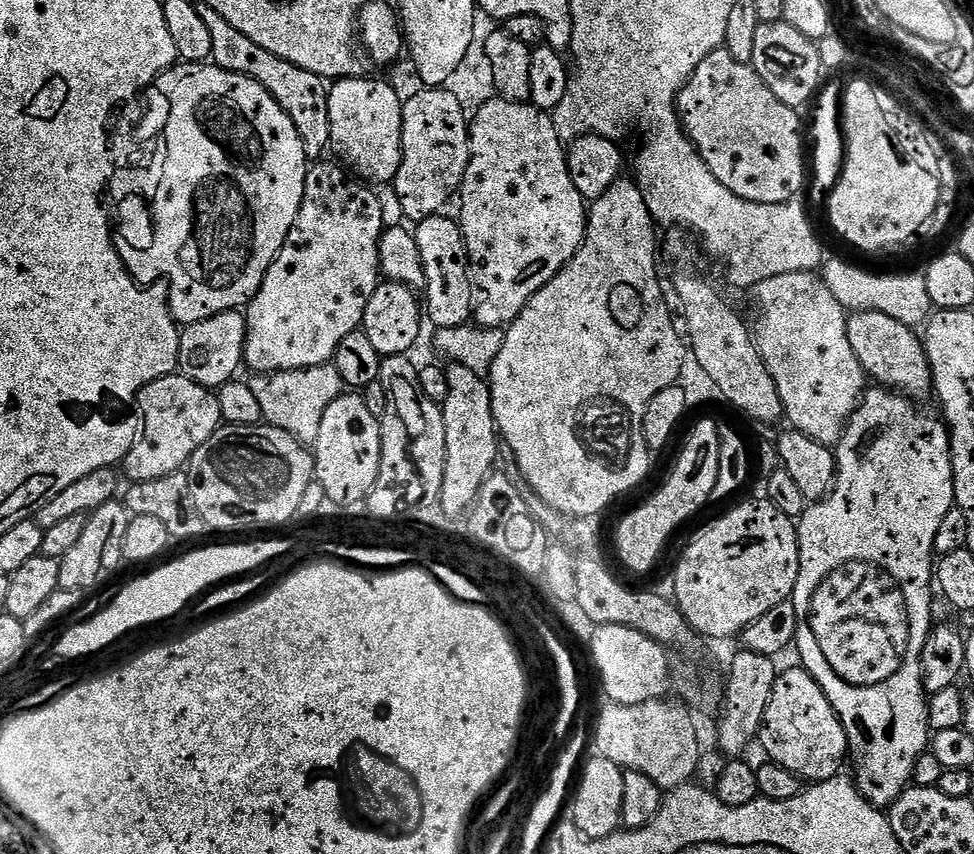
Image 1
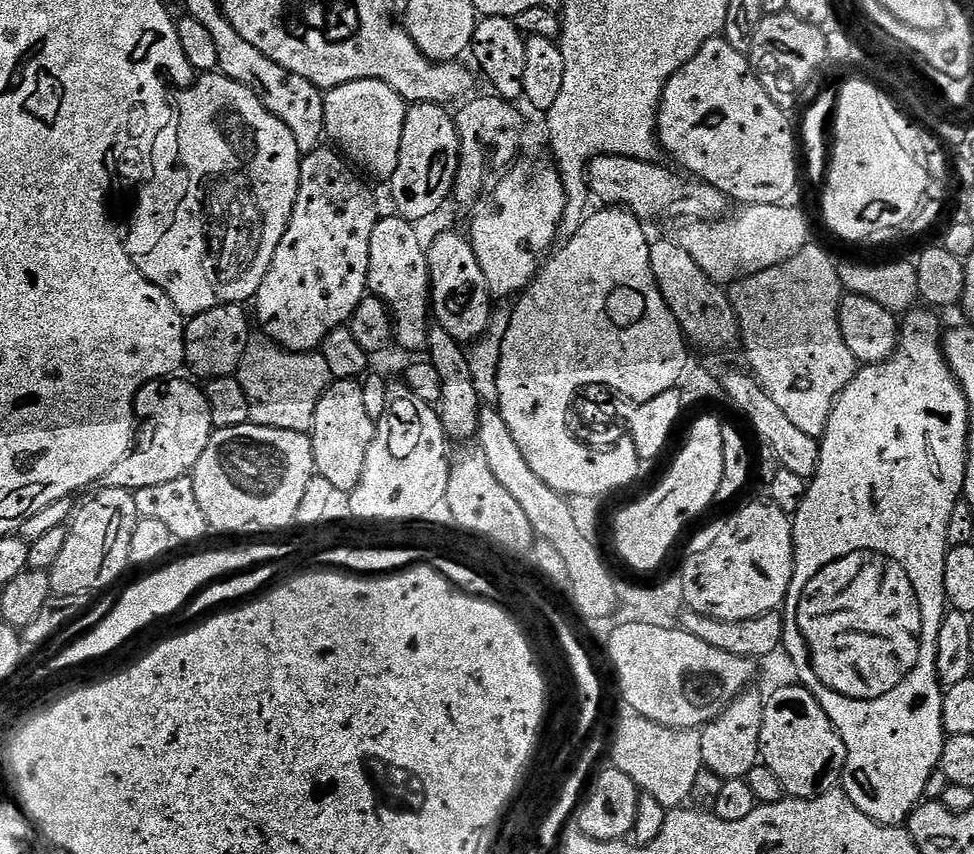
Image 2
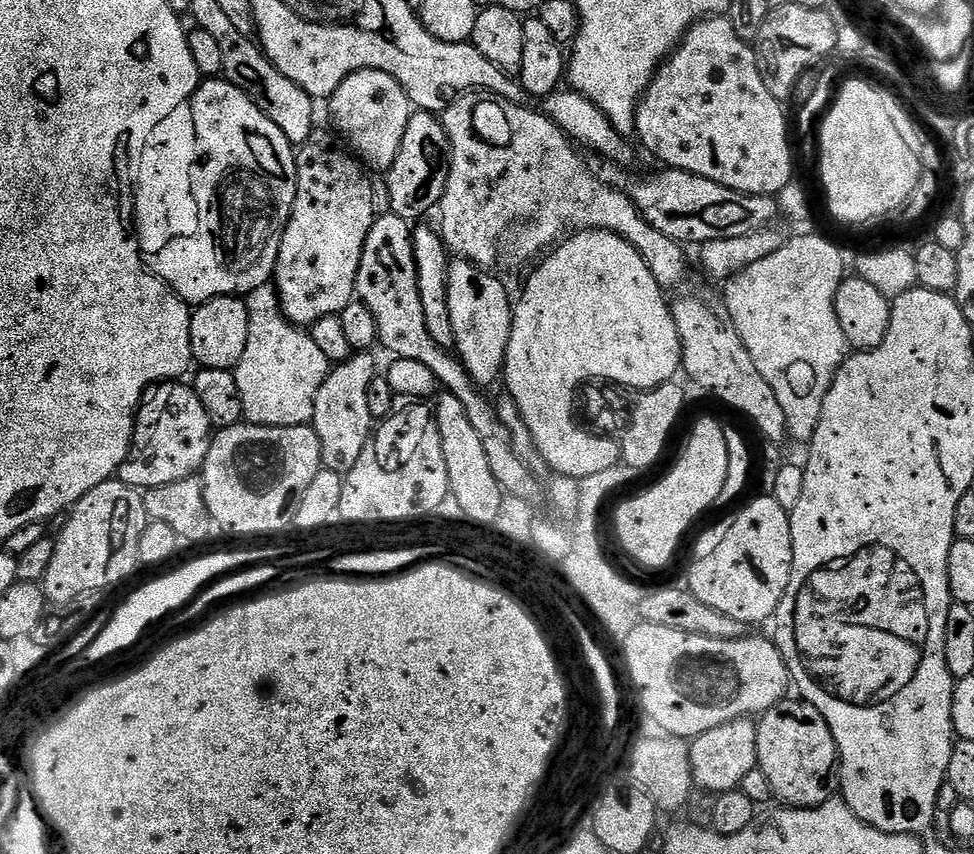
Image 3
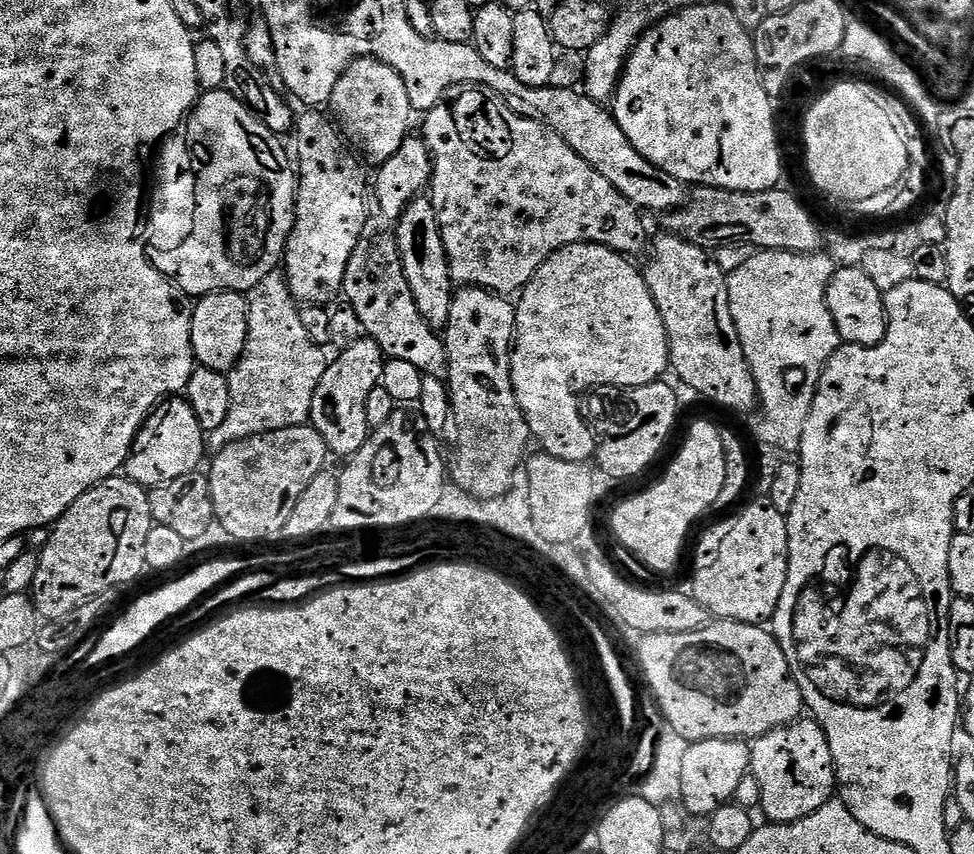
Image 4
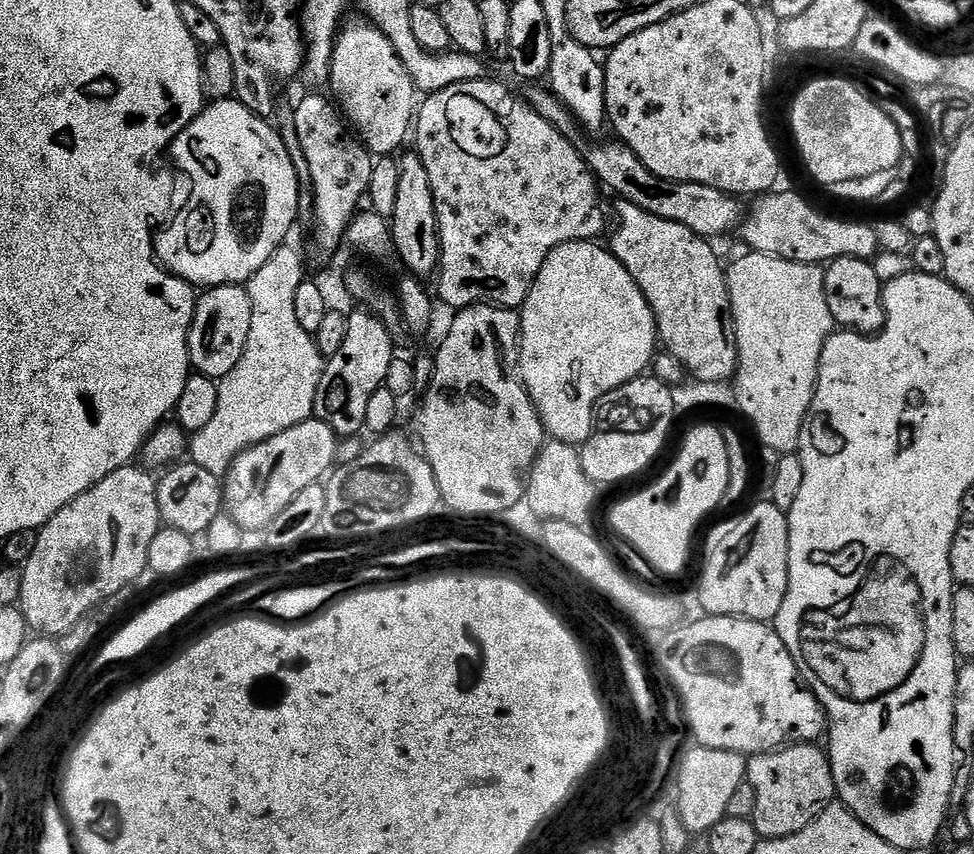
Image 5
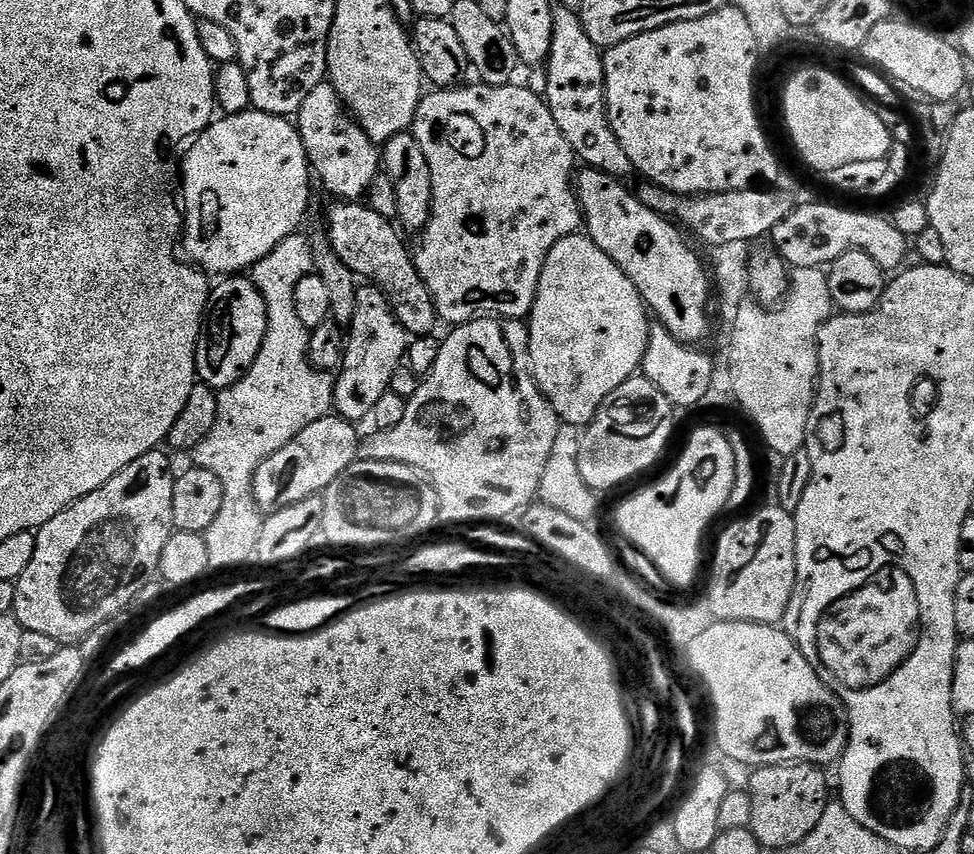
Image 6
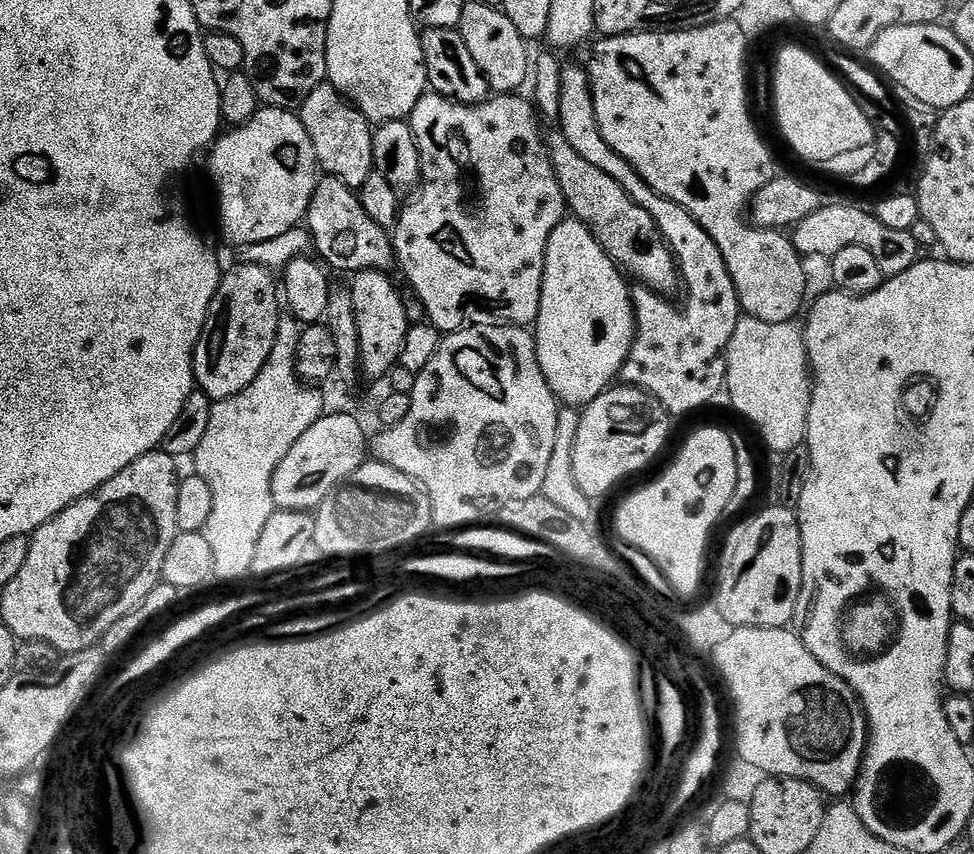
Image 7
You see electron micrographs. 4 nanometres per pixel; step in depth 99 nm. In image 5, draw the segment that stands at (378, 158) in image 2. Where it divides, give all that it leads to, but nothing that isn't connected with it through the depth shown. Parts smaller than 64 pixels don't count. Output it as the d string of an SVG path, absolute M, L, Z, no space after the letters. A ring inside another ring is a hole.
M371 22L350 24L336 37L336 49L332 55L331 95L347 123L373 157L388 158L405 147L404 139L407 136L409 139L413 131L418 93L406 66L400 61L400 55L384 31Z

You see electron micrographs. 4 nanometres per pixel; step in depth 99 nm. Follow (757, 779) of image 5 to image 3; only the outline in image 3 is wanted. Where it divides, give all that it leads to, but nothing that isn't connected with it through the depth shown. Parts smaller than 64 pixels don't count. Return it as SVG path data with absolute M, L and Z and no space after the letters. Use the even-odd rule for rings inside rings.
M785 698L775 704L770 711L759 717L756 725L756 763L770 781L773 797L781 805L789 808L817 808L819 804L833 799L838 788L838 753L834 734L830 734L830 726L822 714L814 706L810 706L803 698Z

